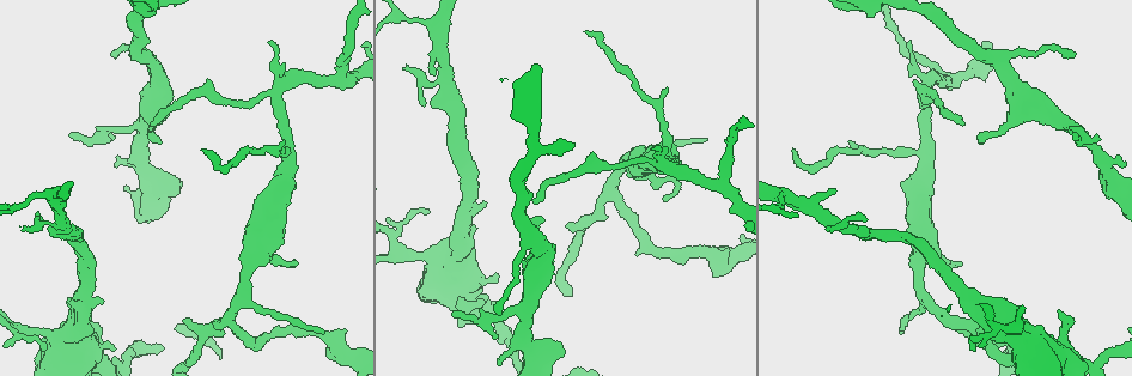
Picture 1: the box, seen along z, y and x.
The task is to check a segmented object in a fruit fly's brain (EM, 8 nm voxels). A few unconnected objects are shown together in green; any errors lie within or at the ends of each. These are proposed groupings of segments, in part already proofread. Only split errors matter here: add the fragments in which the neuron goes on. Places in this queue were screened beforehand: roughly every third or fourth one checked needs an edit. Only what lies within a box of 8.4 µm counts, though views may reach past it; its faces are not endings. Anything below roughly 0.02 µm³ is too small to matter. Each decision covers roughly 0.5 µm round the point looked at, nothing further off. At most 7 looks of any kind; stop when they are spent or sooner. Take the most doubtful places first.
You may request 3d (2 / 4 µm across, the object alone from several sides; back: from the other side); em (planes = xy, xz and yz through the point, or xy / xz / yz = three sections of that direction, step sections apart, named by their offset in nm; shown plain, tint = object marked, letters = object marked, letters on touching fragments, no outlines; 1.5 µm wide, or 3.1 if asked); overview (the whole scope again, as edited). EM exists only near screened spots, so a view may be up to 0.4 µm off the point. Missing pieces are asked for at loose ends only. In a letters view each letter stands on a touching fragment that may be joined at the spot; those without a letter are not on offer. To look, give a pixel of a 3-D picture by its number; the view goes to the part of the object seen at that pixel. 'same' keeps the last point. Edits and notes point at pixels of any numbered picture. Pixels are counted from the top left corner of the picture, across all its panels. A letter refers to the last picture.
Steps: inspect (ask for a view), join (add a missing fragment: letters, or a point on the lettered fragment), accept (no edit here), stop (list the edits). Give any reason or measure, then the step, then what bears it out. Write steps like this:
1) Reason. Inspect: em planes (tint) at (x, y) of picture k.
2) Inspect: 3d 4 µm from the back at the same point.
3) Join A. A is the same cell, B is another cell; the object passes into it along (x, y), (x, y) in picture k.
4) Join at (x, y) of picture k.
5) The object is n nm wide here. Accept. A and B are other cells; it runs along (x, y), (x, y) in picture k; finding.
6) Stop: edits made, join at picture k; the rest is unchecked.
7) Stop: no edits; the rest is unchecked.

Tapers out. Inspect: em planes (tint) at (426, 209) of picture 1.

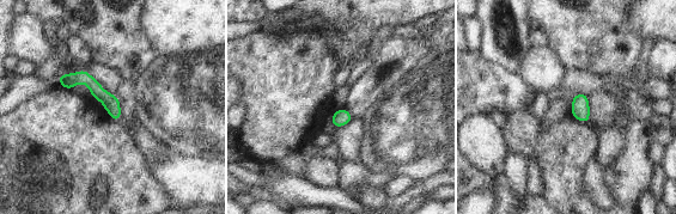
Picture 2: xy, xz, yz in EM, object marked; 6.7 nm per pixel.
See the neighbours. Inspect: em planes (letters) at the same point.

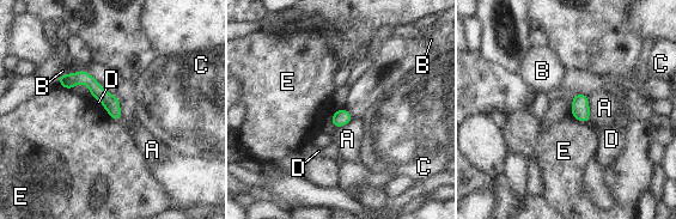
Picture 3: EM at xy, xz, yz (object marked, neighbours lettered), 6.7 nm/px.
The object is 110 nm wide here. Accept. A, B, C, D and E are other cells; a border runs along (60, 84), (69, 90) in picture 3; none of them fits.

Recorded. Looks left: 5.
Branch stops here. Inspect: em xy step 8 (letters) at (914, 80) of picture 1.

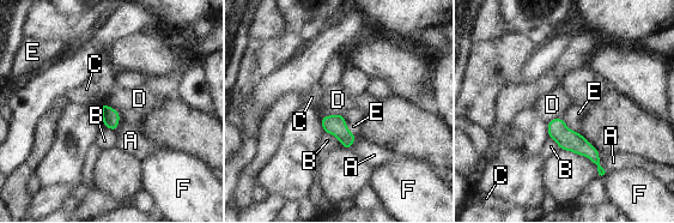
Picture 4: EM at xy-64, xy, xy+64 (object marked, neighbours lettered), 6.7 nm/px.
Inspect: em planes (letters) at the same point.

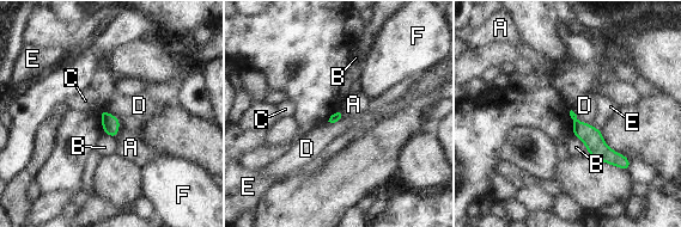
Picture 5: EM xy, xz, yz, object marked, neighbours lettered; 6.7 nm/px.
Accept. A, B, C, D, E and F are other cells; it runs along (576, 122), (609, 157), (622, 160) in picture 5; no lettered fragment goes on from it.

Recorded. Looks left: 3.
An open end. Inspect: em xz step 4 (tint) at (562, 357) of picture 1.

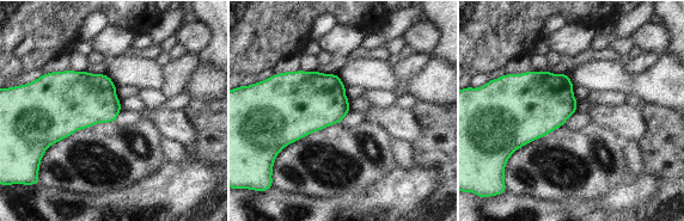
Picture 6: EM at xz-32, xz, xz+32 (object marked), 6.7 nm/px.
What lies round it. Inspect: em xz step 4 (letters) at the same point.

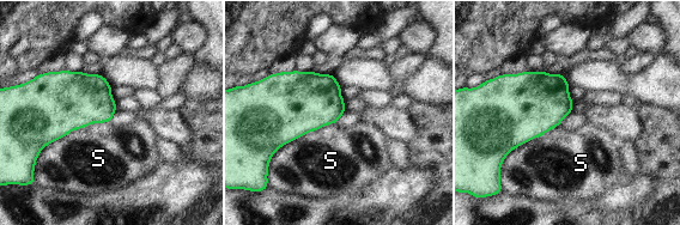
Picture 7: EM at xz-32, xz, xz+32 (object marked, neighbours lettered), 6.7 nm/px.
Accept. S is another cell; a border runs along (110, 121), (58, 138), (35, 162) in picture 7; none of them fits.

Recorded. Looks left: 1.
Stop: no edits; the rest is unchecked.

